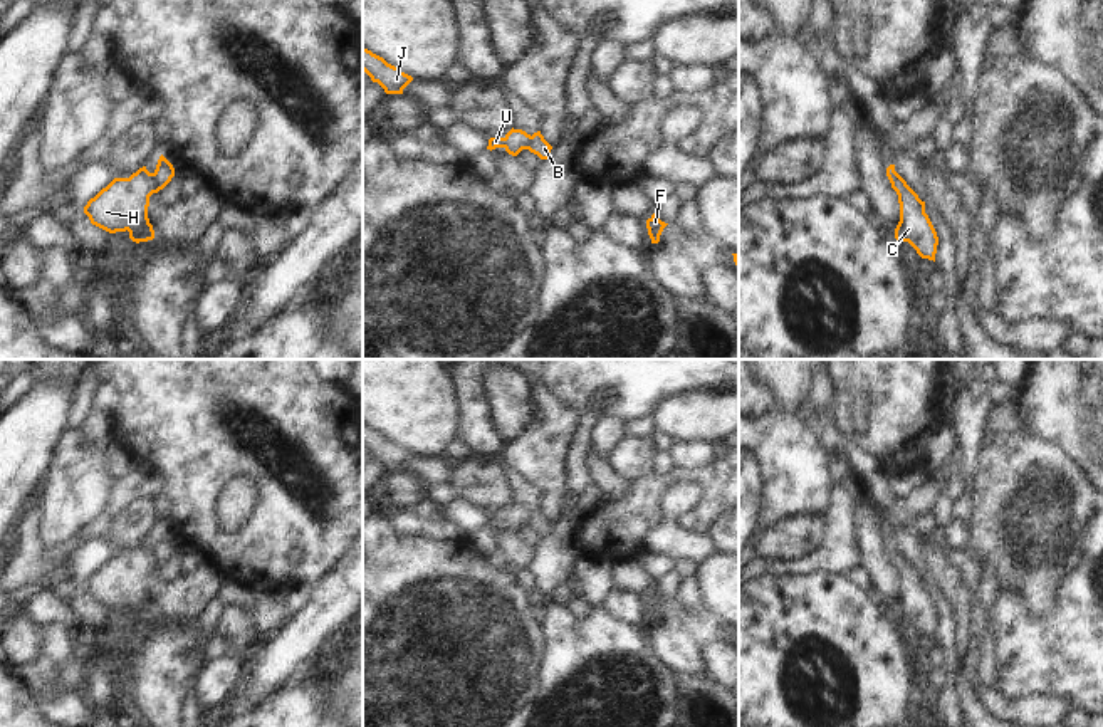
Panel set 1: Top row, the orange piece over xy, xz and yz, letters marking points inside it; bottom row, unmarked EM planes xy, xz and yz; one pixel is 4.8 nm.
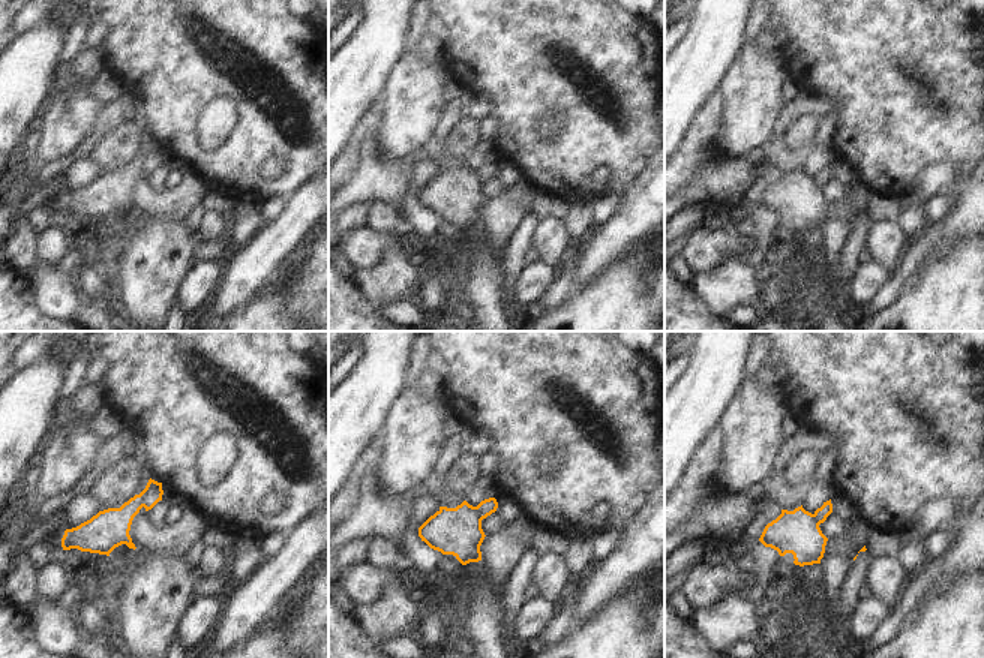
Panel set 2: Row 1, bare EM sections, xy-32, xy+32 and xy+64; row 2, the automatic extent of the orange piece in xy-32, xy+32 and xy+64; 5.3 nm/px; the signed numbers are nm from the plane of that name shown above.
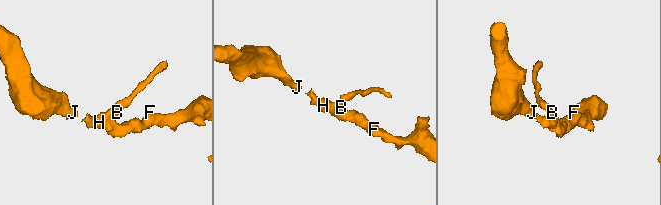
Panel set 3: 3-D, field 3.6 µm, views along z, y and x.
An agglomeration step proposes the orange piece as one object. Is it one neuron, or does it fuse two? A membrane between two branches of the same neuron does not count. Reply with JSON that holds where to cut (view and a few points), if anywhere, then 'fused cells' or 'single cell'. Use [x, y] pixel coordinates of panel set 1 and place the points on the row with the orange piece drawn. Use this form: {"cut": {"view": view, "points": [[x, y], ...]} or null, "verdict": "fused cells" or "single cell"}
{"cut": {"view": "xy", "points": [[151, 173], [151, 182], [158, 190]]}, "verdict": "fused cells"}

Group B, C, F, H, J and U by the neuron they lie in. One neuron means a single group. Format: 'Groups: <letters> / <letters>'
Groups: B / C F H J U

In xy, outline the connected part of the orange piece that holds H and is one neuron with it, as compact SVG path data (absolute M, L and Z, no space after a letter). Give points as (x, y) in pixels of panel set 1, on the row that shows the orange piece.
M146 166L129 178L114 178L84 207L91 223L109 232L129 232L136 243L154 238L153 225L148 218L149 196L158 193L153 173Z

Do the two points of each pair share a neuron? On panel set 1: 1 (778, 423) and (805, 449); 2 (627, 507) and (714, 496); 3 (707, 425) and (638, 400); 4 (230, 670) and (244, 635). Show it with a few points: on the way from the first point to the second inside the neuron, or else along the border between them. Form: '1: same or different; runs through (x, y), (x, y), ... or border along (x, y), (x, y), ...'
1: same; runs through (784, 430), (798, 444)
2: same; runs through (648, 489), (674, 475), (695, 475)
3: different; border along (694, 392), (667, 397), (648, 413)
4: different; border along (227, 655), (244, 660)

